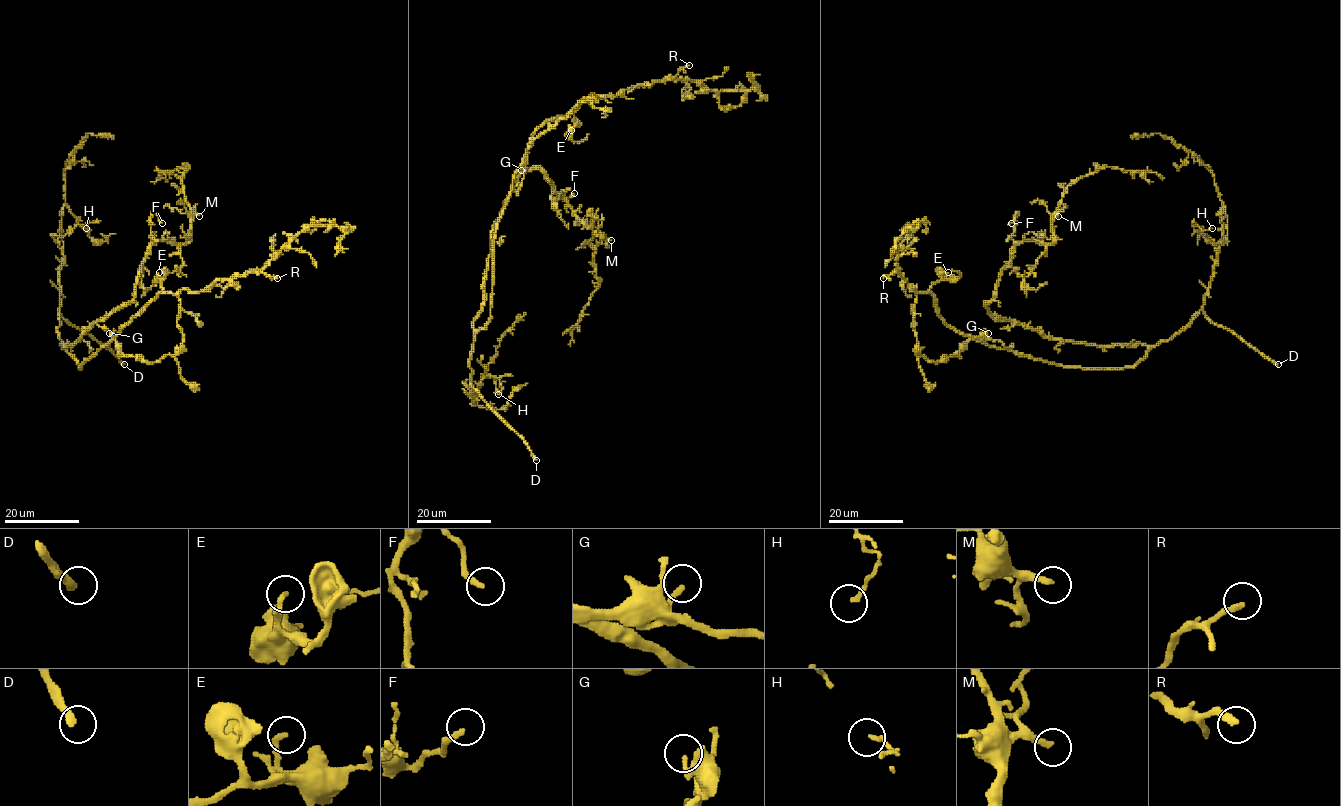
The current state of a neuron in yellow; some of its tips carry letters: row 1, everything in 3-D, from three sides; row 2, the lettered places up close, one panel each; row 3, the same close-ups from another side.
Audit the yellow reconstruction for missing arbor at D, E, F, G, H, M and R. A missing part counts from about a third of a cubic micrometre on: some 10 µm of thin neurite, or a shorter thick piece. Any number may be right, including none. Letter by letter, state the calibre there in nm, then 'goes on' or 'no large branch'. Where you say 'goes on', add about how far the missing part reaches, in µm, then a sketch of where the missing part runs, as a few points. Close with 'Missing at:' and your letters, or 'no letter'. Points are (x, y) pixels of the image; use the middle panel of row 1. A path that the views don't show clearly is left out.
D: 340 nm thick; goes on; about 50 µm are missing
E: 220 nm thick; no large branch
F: 200 nm thick; no large branch
G: 190 nm thick; no large branch
H: 150 nm thick; no large branch
M: 260 nm thick; goes on; about 45 µm are missing
R: 260 nm thick; goes on; about 10 µm are missing
Missing at: D, M, R

